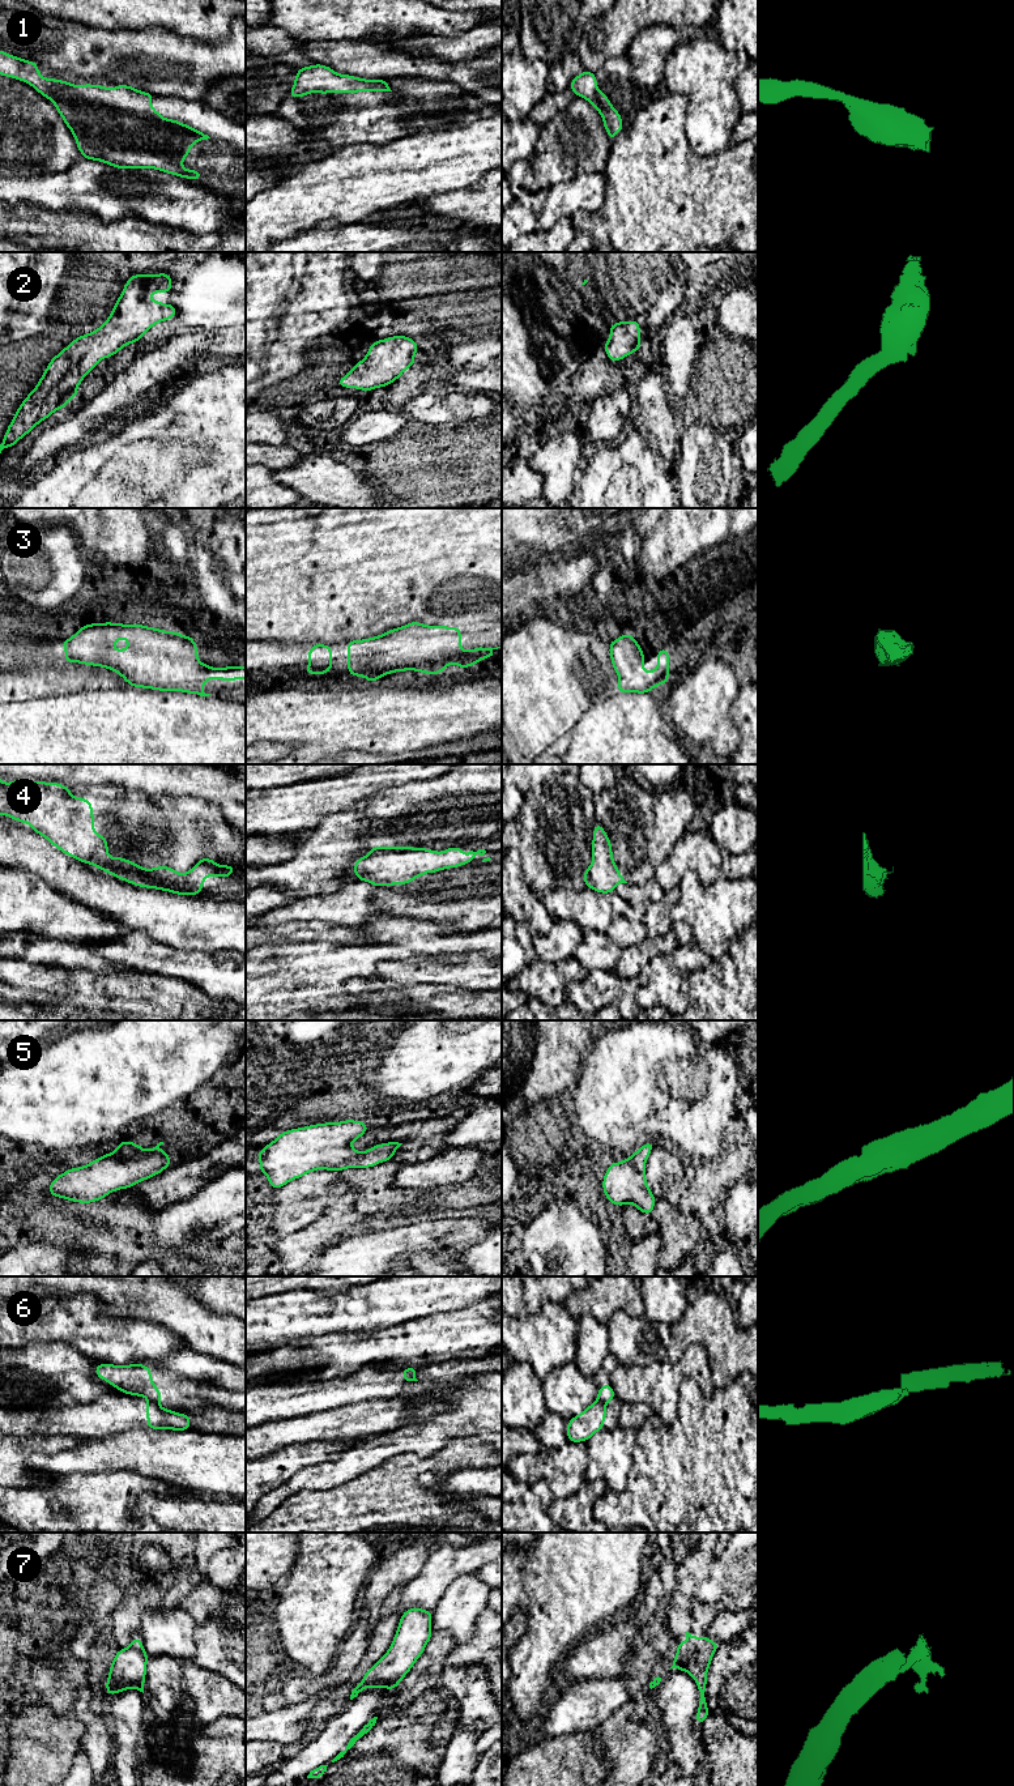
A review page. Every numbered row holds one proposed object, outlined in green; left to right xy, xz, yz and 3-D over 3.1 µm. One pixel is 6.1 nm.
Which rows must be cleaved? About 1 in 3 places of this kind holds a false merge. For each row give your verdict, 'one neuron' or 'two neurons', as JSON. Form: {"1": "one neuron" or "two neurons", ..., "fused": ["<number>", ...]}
{"1": "one neuron", "2": "one neuron", "3": "one neuron", "4": "two neurons", "5": "one neuron", "6": "two neurons", "7": "one neuron", "fused": ["4", "6"]}

